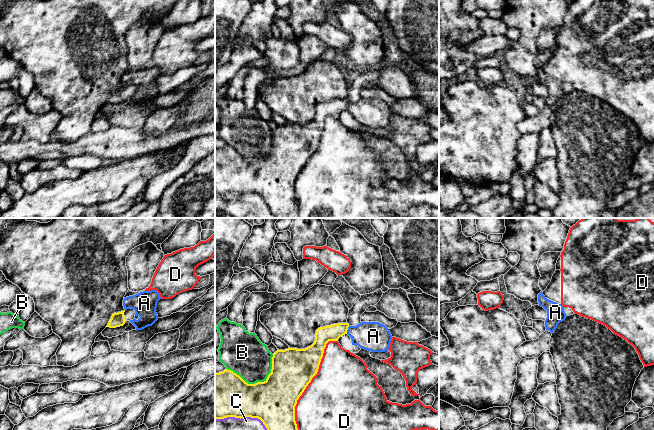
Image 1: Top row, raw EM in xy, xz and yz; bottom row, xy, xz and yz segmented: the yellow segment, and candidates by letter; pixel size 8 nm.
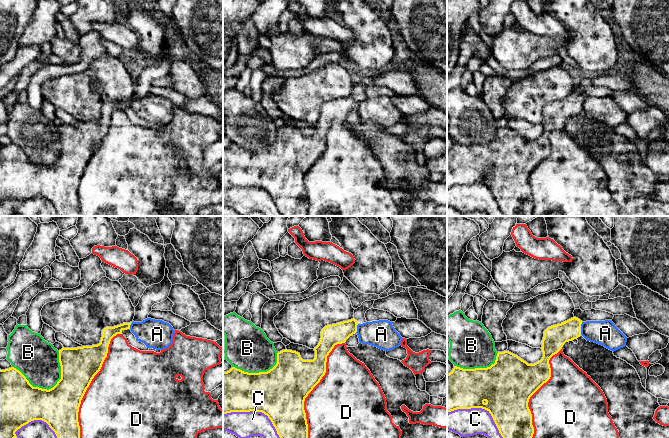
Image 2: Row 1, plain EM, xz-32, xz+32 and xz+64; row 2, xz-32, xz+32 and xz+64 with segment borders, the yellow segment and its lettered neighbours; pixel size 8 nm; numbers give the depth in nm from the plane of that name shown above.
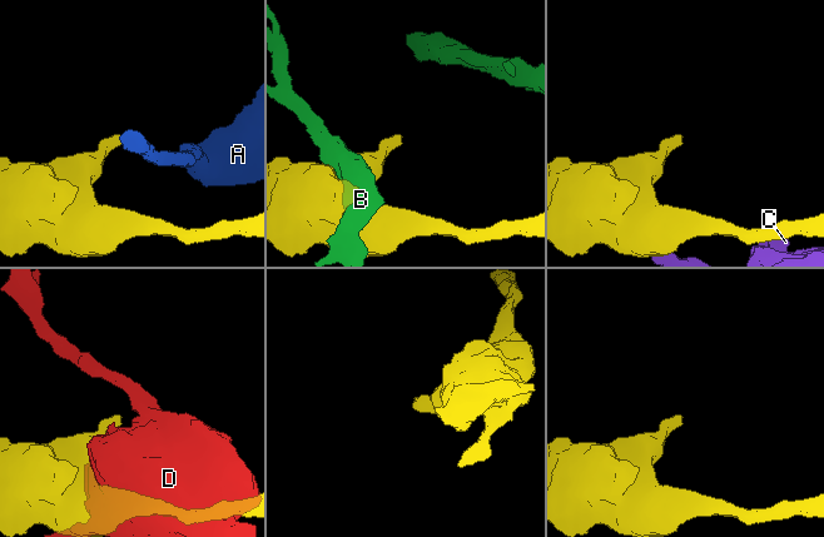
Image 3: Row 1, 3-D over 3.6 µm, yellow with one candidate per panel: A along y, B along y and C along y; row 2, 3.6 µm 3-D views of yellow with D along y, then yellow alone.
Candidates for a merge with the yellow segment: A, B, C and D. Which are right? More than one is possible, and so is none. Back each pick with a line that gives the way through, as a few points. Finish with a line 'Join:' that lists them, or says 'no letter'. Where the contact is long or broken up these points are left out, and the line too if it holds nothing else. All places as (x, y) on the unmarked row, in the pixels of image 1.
Join: no letter

